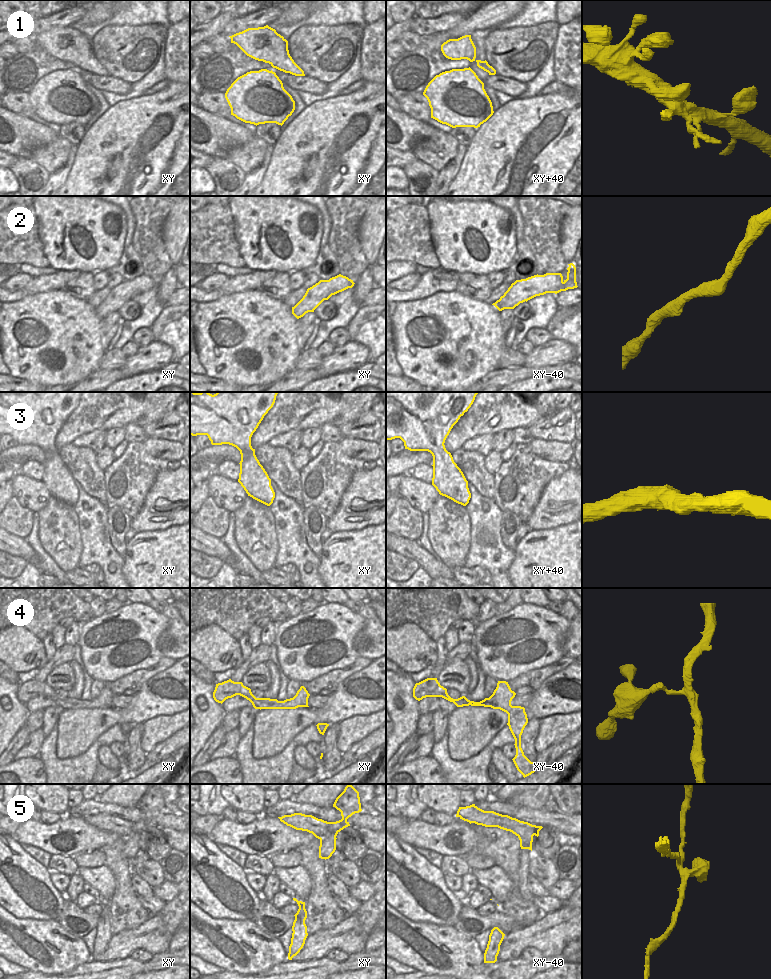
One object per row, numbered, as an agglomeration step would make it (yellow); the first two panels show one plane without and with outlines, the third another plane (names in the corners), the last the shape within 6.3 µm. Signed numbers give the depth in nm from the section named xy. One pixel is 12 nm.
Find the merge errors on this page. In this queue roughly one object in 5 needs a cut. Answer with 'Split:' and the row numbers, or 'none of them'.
Split: 5.

